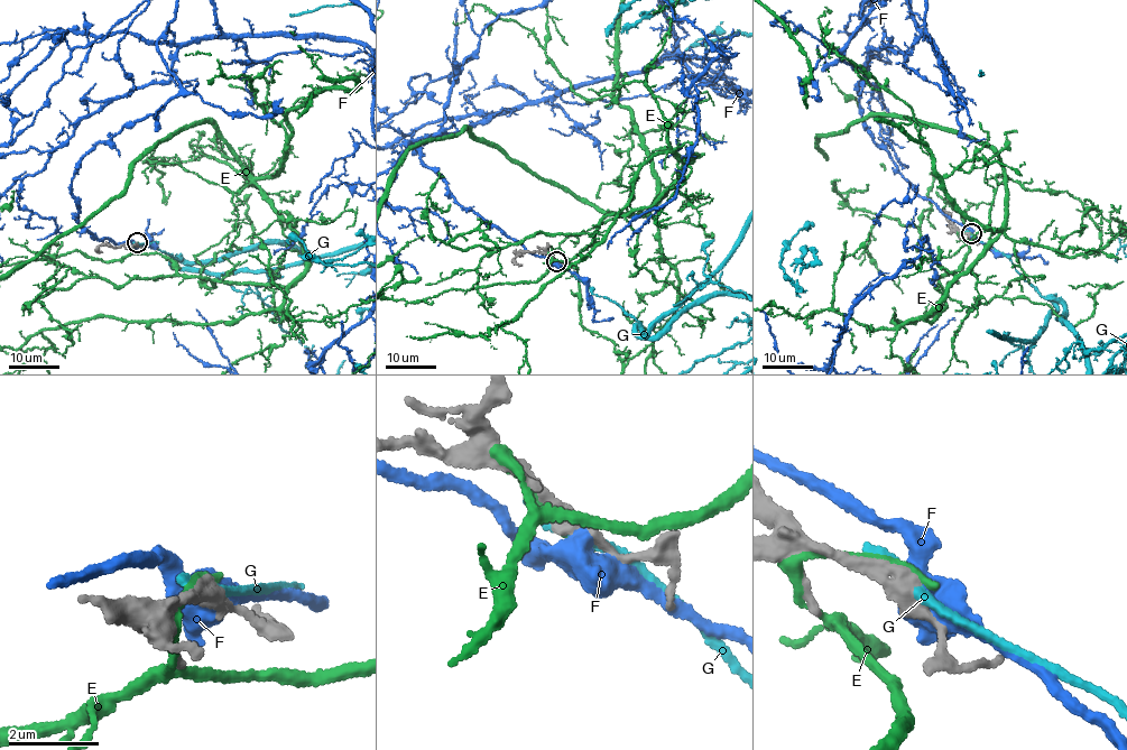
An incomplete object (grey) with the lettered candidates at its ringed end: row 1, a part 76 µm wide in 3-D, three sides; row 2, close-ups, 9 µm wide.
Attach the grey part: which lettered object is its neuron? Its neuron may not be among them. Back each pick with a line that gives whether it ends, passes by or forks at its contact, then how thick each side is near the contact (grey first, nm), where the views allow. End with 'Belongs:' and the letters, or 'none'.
Belongs: none

